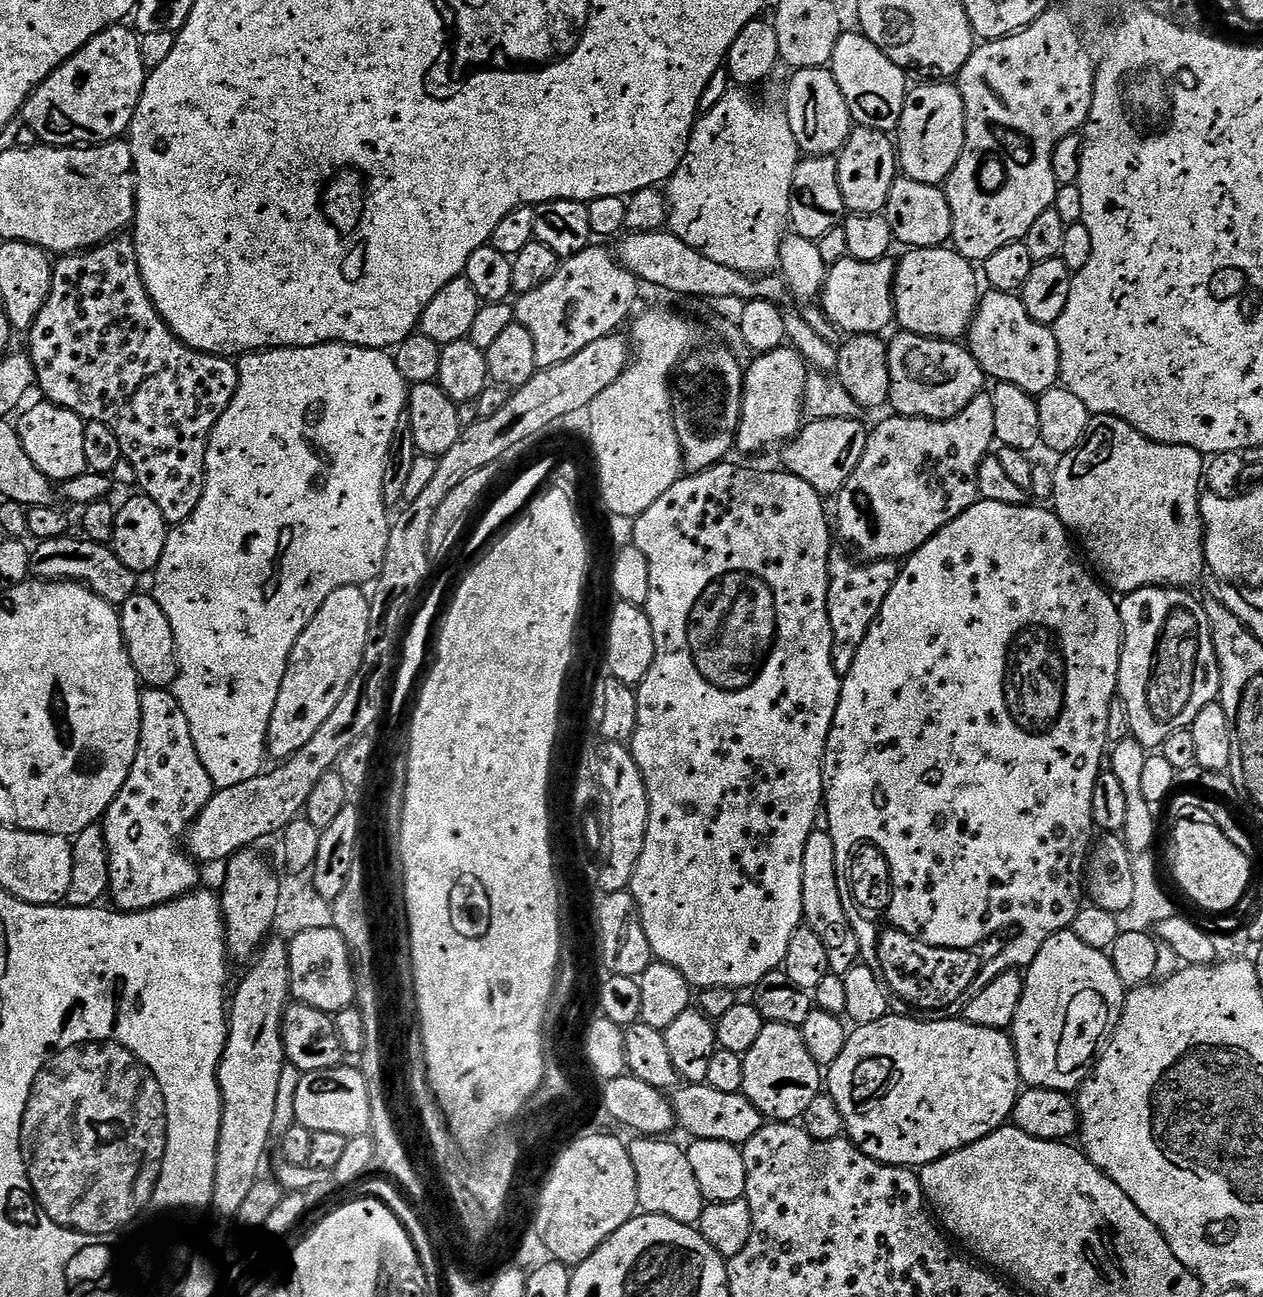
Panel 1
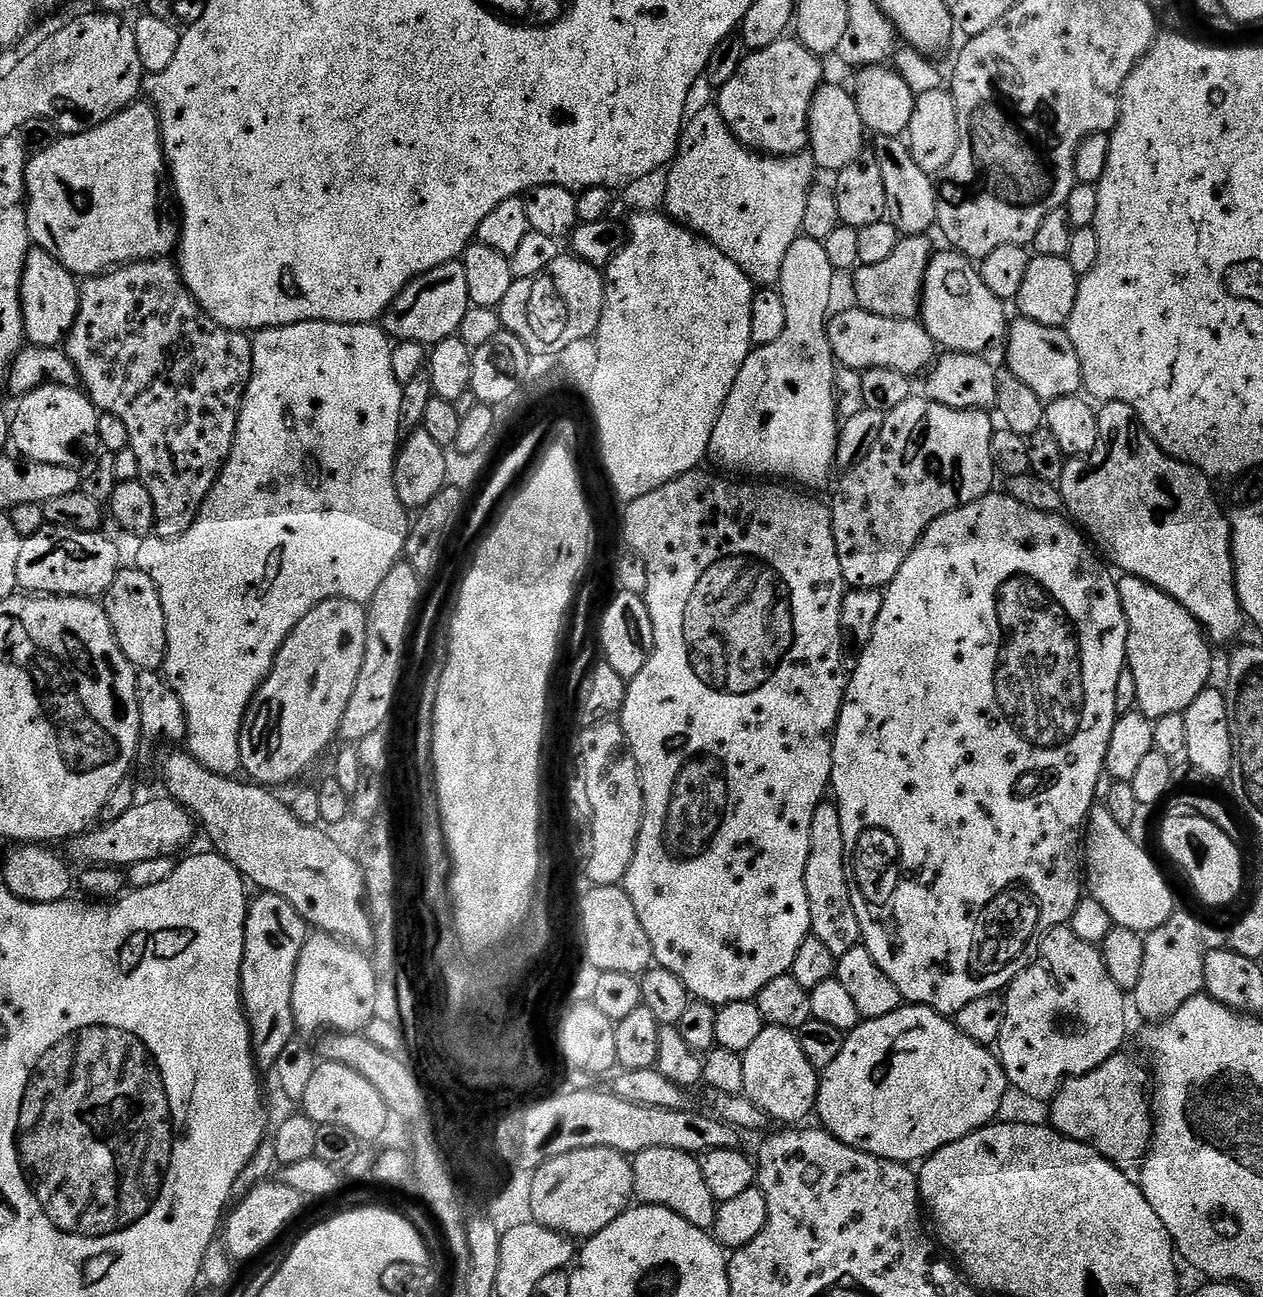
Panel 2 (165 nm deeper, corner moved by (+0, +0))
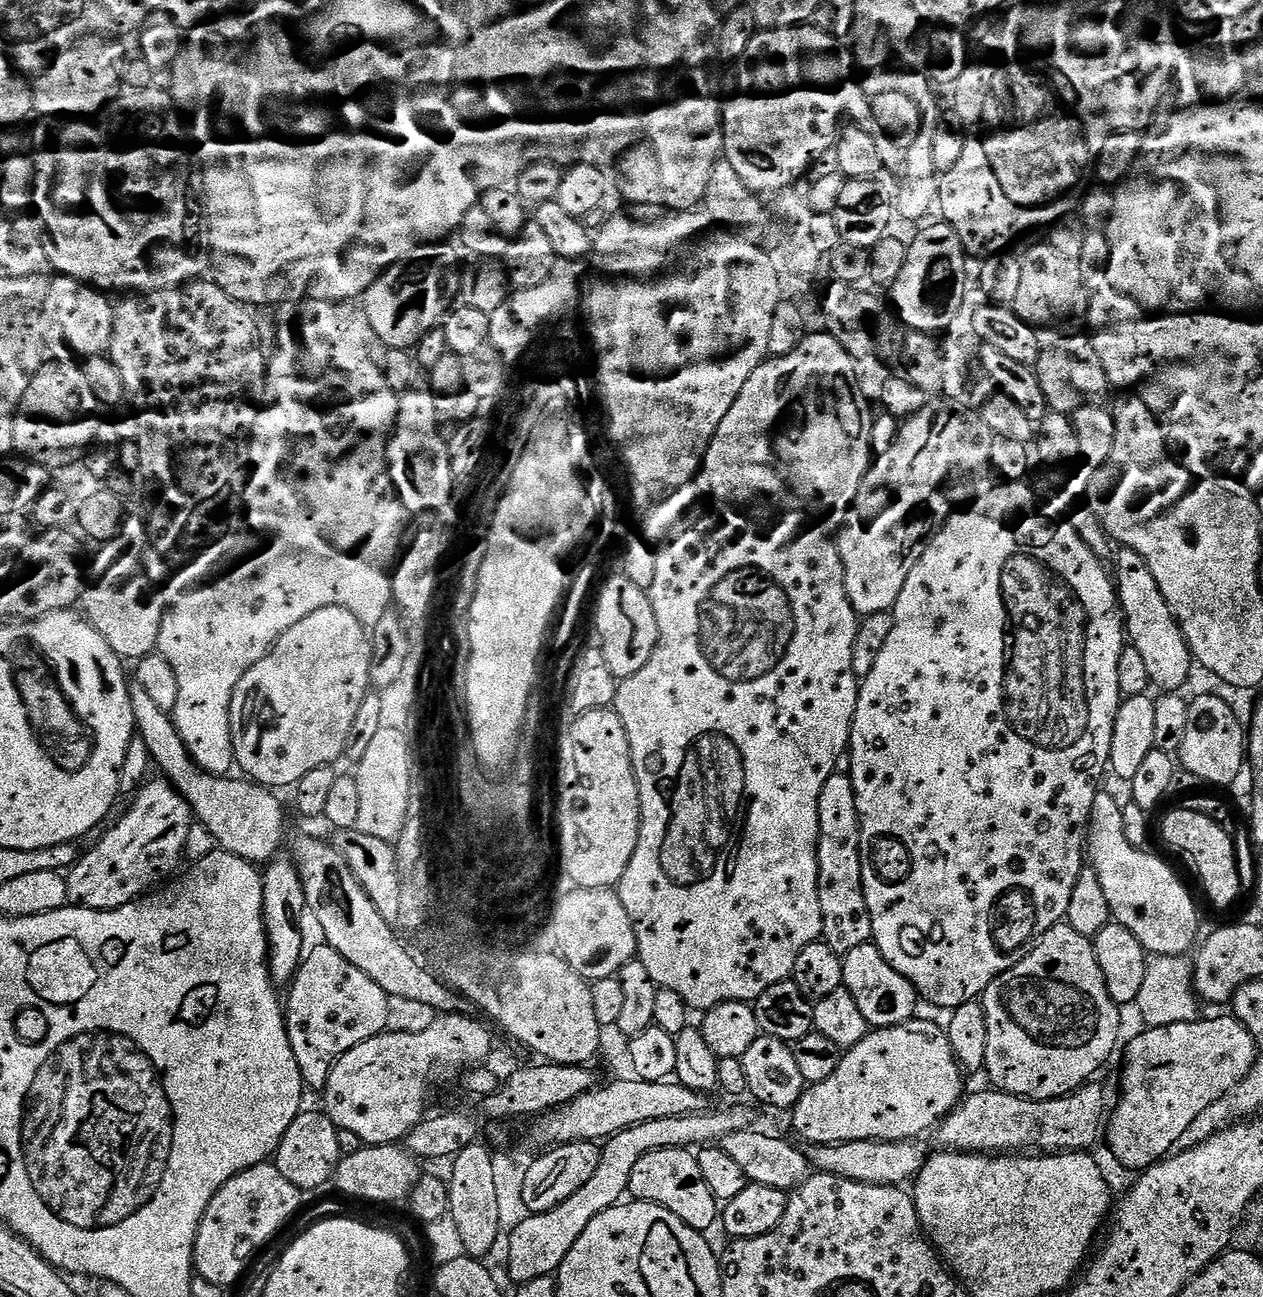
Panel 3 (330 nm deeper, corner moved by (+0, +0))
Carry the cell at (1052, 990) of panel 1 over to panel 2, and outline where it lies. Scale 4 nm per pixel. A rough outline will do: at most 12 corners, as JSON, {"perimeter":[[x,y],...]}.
{"perimeter":[[1043,933],[1003,993],[1008,1083],[1051,1101],[1117,1055],[1126,993],[1095,944]]}

